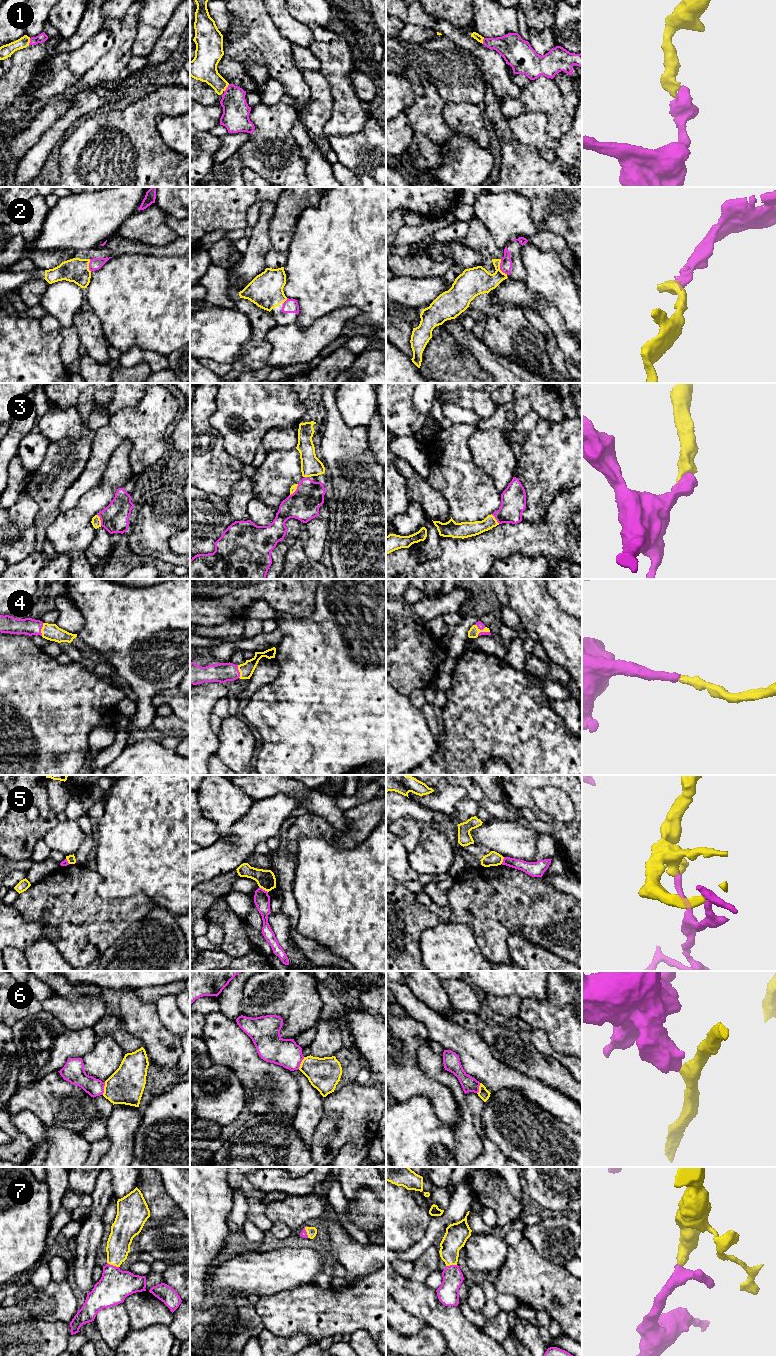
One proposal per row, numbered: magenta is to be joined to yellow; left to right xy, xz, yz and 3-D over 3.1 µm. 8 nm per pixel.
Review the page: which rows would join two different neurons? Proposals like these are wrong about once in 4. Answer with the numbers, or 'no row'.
5, 6

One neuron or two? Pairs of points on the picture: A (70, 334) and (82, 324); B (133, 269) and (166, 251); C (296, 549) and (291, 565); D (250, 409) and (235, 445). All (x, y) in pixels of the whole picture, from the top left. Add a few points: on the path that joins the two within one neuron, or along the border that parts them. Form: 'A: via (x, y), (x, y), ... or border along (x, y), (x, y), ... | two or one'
A: border along (74, 324), (81, 344) | two
B: border along (134, 253), (156, 256), (179, 256) | two
C: via (296, 553), (295, 561) | one
D: via (250, 419), (250, 422), (256, 429), (245, 436) | one

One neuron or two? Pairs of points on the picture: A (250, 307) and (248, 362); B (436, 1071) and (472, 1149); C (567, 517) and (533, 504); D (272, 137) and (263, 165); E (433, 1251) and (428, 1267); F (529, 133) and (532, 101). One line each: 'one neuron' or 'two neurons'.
A: one neuron
B: one neuron
C: two neurons
D: one neuron
E: one neuron
F: two neurons

